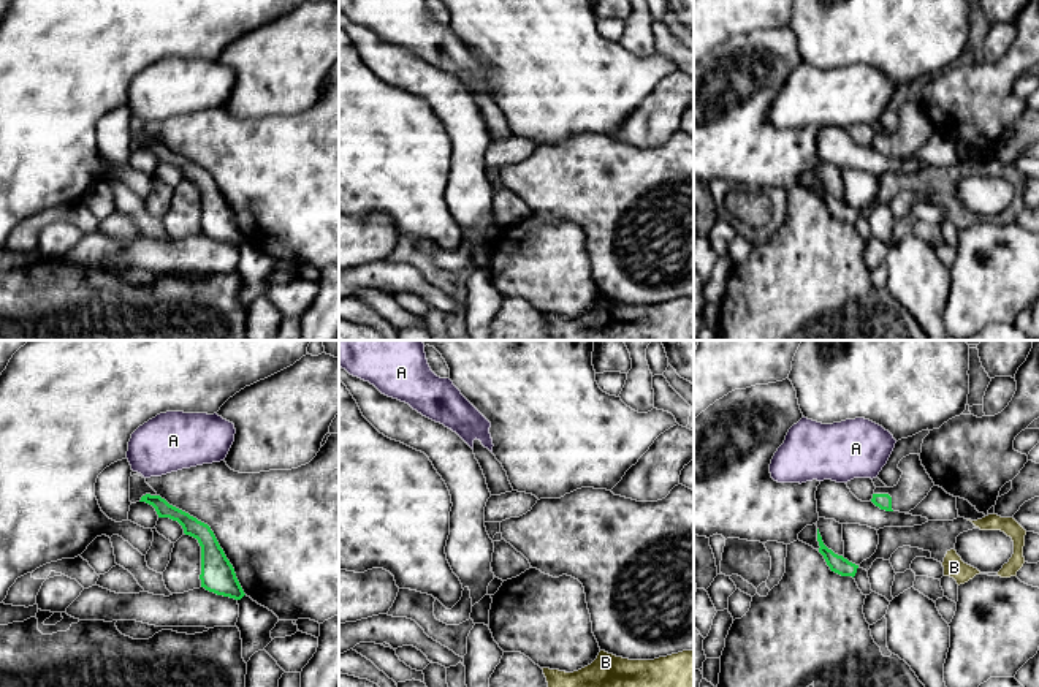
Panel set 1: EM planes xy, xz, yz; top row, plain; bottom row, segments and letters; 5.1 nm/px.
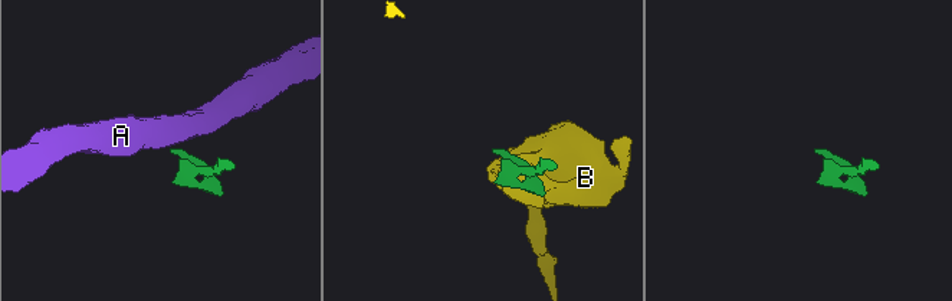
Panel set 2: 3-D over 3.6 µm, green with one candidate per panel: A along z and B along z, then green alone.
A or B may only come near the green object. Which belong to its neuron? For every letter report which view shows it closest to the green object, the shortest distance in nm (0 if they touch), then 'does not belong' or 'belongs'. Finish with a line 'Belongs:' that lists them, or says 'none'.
A: nearest in yz; 80 nm apart; does not belong
B: nearest in yz; 340 nm apart; does not belong
Belongs: none

